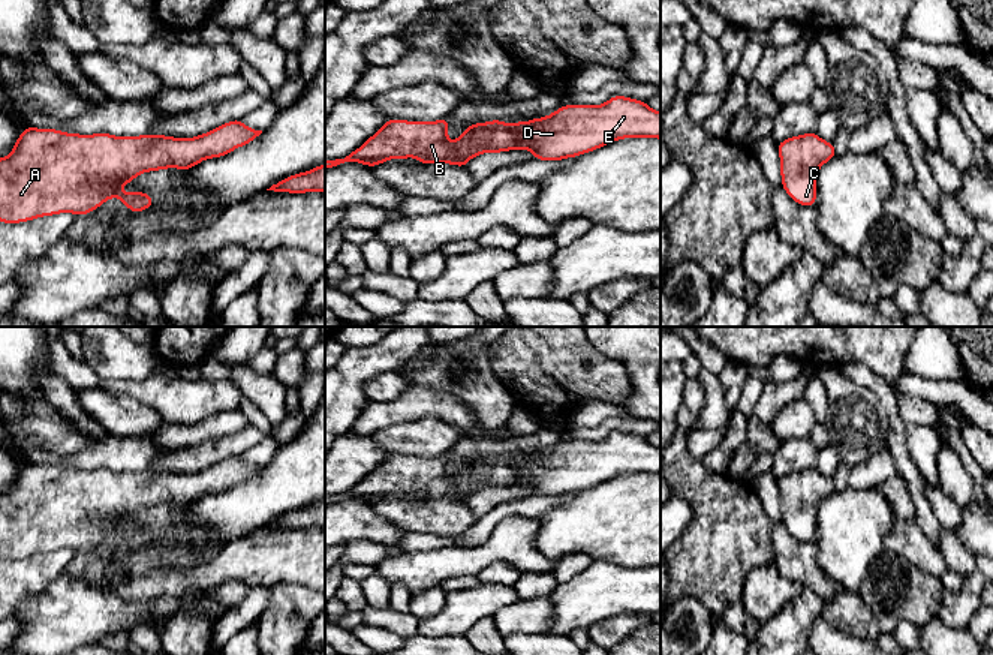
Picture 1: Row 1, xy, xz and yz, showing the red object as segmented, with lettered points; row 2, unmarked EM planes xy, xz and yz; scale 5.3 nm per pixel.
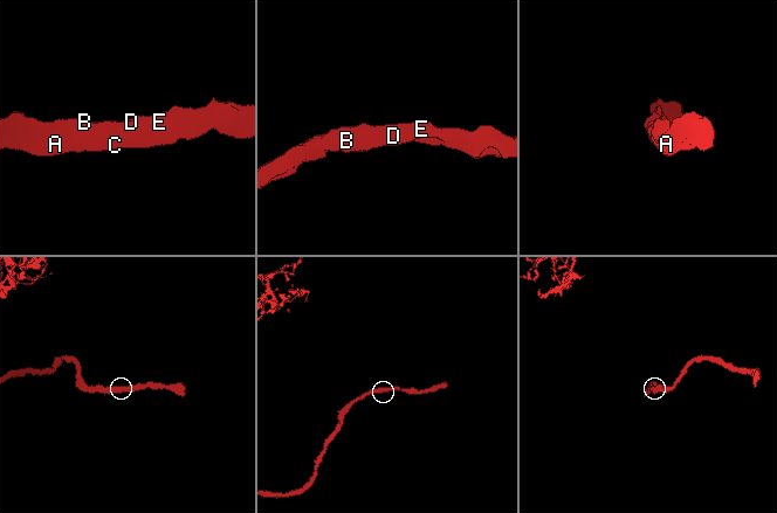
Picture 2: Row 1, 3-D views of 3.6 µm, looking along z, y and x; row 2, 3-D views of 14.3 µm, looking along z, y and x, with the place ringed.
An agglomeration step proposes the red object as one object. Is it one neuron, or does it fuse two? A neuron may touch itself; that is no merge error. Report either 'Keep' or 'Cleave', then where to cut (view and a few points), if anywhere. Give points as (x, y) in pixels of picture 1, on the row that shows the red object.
Keep. No split

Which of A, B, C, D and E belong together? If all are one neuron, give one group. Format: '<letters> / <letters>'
A B C D E

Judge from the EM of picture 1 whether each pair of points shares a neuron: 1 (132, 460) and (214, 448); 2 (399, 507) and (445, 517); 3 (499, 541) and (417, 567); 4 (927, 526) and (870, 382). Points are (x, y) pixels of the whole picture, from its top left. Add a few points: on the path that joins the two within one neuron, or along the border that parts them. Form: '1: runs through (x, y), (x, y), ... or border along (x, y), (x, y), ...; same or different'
1: border along (172, 448), (146, 469); different
2: runs through (411, 516), (433, 517); same
3: runs through (478, 558), (438, 565); same
4: runs through (918, 490), (897, 448), (894, 417); same

